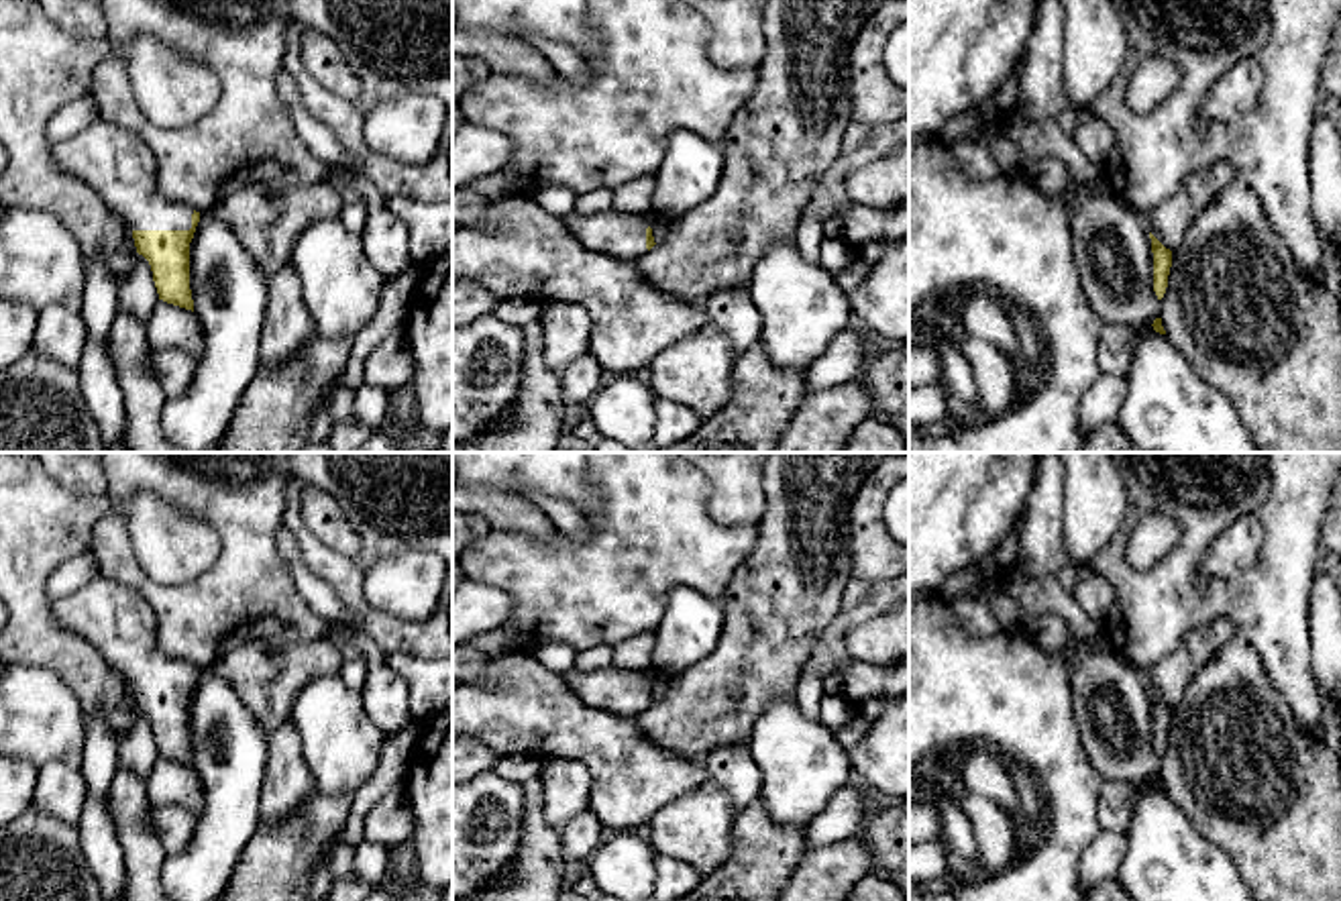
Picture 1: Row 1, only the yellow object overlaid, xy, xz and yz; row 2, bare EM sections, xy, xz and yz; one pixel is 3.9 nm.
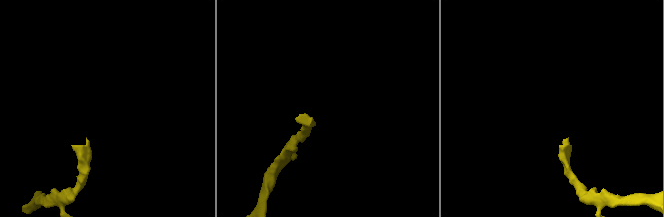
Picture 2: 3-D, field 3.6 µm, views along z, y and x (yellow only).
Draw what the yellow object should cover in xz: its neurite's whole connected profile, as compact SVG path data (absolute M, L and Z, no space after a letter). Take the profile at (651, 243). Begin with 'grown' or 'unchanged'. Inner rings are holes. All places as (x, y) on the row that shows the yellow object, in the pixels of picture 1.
grown; M613 208L593 216L573 212L565 224L583 247L632 263L656 245L646 216L622 214Z

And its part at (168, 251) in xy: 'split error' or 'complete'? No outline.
split error

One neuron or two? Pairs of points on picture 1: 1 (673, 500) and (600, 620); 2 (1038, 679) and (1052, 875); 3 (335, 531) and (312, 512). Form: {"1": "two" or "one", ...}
{"1": "one", "2": "one", "3": "one"}

